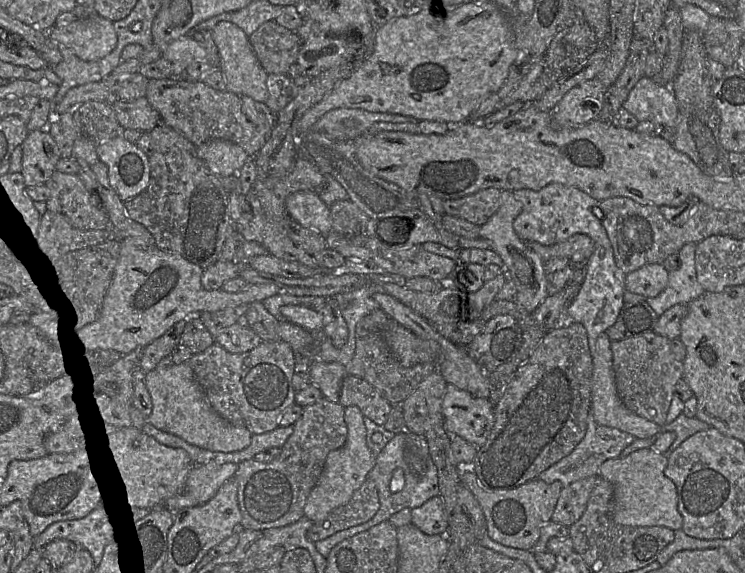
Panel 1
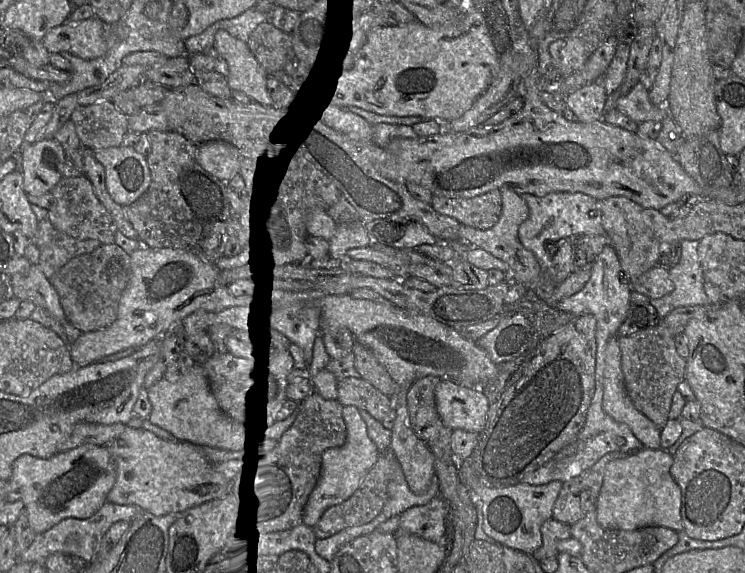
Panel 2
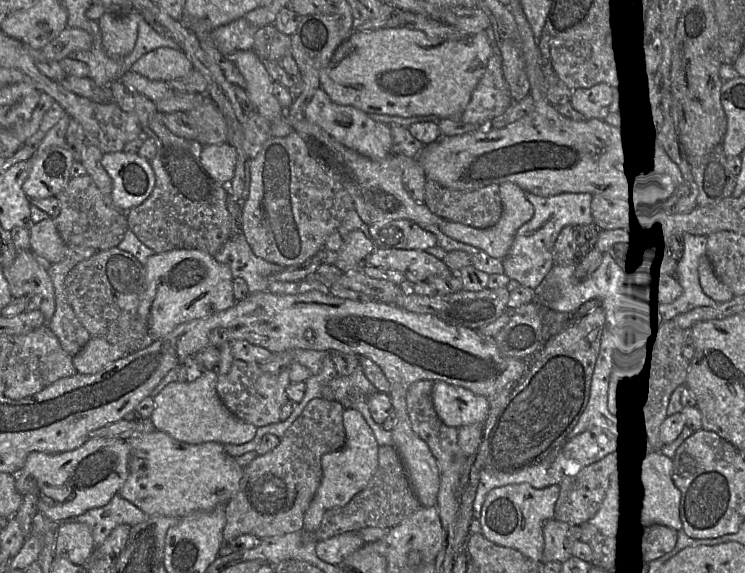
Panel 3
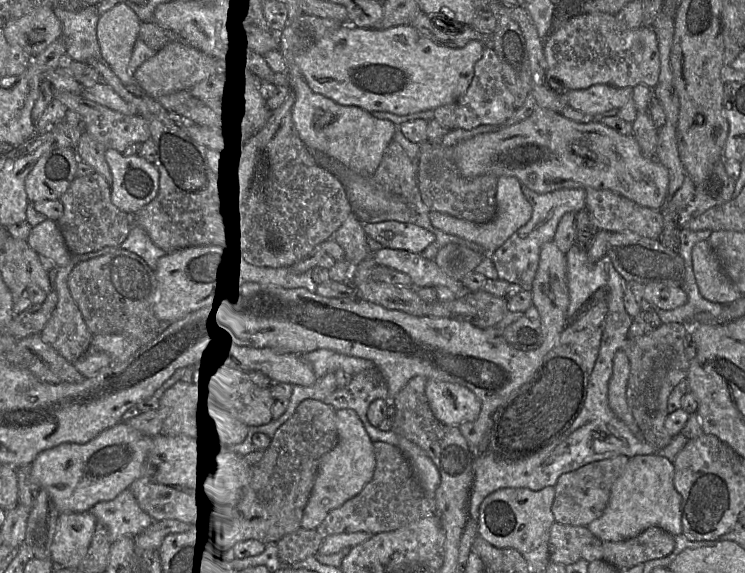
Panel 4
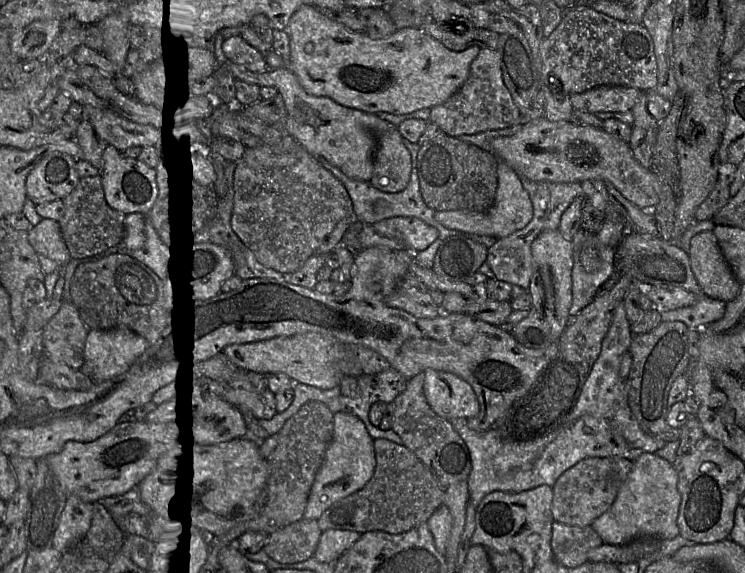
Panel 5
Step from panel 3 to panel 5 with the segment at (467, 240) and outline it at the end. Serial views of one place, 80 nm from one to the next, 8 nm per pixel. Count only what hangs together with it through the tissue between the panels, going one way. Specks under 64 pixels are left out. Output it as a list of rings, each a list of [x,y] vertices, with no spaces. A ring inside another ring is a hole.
[[[498,162],[498,187],[493,205],[484,212],[464,210],[436,211],[435,219],[448,229],[496,239],[505,238],[524,228],[533,217],[533,206],[528,192],[524,189],[518,174],[505,162]]]

